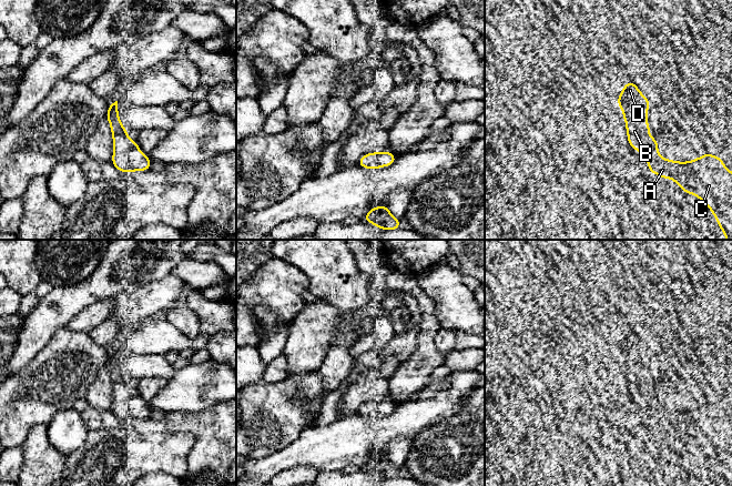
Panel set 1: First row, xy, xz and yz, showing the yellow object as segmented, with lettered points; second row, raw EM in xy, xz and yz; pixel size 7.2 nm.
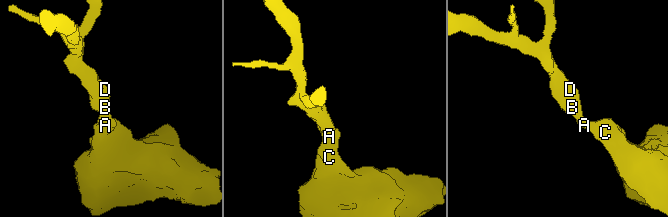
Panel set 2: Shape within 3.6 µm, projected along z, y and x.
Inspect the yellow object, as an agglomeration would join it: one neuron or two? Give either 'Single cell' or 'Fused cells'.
Single cell

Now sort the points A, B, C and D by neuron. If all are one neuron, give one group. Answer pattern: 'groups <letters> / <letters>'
groups A B C D

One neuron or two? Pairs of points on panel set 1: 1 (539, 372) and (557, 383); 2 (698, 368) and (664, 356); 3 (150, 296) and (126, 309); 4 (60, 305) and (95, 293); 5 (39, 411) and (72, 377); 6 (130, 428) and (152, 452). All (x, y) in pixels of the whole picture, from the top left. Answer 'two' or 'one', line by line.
1: one
2: one
3: one
4: one
5: one
6: one

